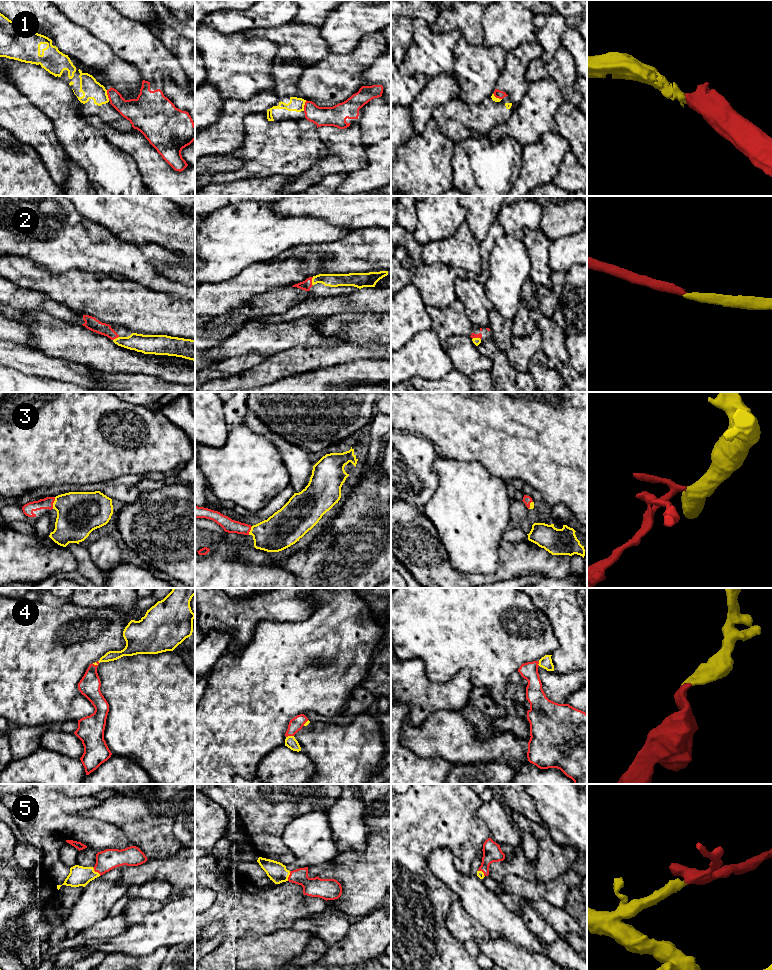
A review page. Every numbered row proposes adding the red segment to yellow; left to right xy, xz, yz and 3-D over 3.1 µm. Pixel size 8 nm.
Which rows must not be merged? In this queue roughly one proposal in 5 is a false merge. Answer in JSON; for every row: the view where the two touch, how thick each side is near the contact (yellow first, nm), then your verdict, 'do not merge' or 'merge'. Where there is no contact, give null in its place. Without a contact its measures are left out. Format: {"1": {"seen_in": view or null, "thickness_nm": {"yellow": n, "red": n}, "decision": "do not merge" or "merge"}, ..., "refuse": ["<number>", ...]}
{"1": {"seen_in": "xy", "thickness_nm": {"yellow": 160, "red": 190}, "decision": "do not merge"}, "2": {"seen_in": "xz", "thickness_nm": {"yellow": 110, "red": 80}, "decision": "merge"}, "3": {"seen_in": "xy", "thickness_nm": {"yellow": 360, "red": 100}, "decision": "merge"}, "4": {"seen_in": "xz", "thickness_nm": {"yellow": 90, "red": 110}, "decision": "merge"}, "5": {"seen_in": "xy", "thickness_nm": {"yellow": 160, "red": 170}, "decision": "merge"}, "refuse": ["1"]}

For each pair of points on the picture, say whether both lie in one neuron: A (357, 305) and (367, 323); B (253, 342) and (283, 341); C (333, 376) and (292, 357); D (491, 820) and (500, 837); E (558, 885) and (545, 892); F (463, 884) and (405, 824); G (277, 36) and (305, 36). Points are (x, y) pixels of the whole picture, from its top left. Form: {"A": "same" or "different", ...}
{"A": "different", "B": "same", "C": "different", "D": "same", "E": "same", "F": "different", "G": "same"}

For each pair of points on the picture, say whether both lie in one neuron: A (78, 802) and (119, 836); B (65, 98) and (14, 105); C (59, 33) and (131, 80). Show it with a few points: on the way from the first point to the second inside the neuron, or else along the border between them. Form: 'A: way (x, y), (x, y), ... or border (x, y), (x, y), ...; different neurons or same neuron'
A: way (76, 816), (93, 833), (105, 836); same neuron
B: border (14, 87), (49, 118); different neurons
C: way (77, 42), (98, 55), (113, 69); same neuron

